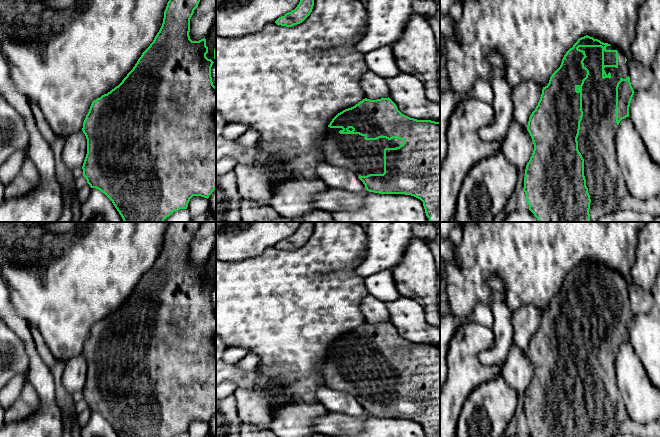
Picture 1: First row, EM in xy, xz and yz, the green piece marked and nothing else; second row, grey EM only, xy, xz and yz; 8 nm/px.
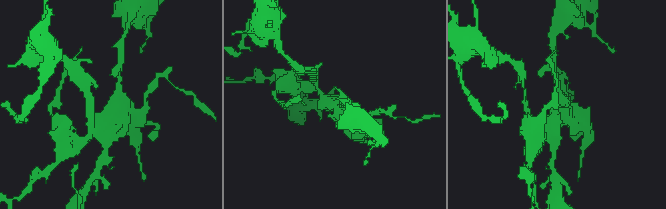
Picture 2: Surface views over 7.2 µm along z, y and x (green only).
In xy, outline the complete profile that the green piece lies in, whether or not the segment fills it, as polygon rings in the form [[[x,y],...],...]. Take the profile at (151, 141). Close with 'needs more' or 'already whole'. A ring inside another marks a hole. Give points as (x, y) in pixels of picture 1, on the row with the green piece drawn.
[[[169,0],[162,26],[150,46],[142,53],[133,69],[122,82],[107,94],[94,100],[83,122],[87,139],[87,154],[82,166],[83,176],[91,188],[104,193],[113,203],[124,222],[164,222],[173,212],[187,209],[193,196],[209,198],[216,189],[216,87],[211,77],[213,61],[206,57],[206,39],[192,41],[189,36],[190,19],[200,0]]] | already whole

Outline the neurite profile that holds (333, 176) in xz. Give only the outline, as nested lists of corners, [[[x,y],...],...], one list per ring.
[[[322,162],[317,166],[316,173],[318,179],[322,180],[328,187],[340,188],[348,192],[366,190],[363,182],[349,169]]]

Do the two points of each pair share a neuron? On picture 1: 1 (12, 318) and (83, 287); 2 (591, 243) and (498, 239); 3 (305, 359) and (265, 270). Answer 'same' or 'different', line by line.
1: different
2: same
3: same

